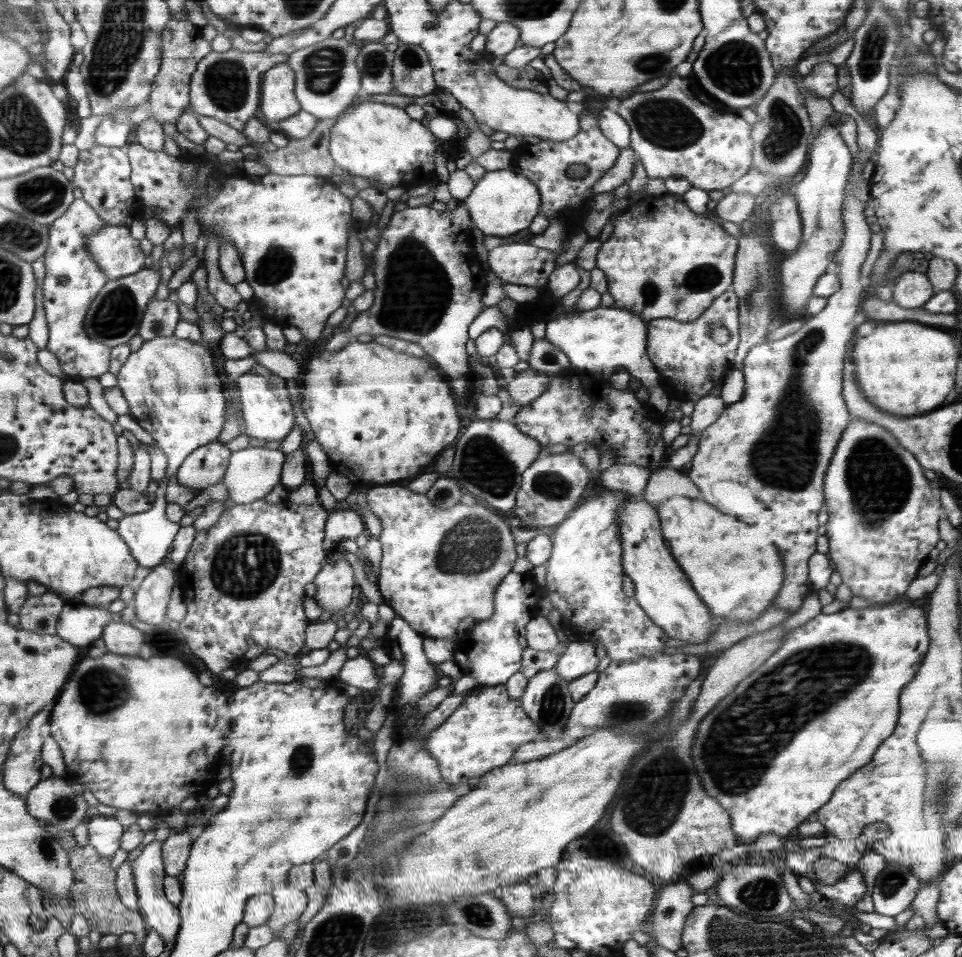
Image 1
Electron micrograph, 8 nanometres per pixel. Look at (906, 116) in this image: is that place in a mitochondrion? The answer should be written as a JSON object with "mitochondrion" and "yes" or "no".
{"mitochondrion":"no"}

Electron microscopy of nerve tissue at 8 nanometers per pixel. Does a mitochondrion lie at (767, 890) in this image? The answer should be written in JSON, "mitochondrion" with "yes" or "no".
{"mitochondrion":"yes"}

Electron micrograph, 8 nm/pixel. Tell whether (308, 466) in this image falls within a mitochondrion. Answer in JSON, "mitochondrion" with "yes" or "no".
{"mitochondrion":"no"}

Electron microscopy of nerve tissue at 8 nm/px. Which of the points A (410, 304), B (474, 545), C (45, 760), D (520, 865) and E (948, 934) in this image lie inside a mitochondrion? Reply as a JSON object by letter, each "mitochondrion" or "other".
{"A":"mitochondrion","B":"mitochondrion","C":"other","D":"other","E":"other"}

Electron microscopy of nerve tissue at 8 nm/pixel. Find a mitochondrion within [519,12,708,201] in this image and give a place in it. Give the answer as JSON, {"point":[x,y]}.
{"point":[669,125]}

